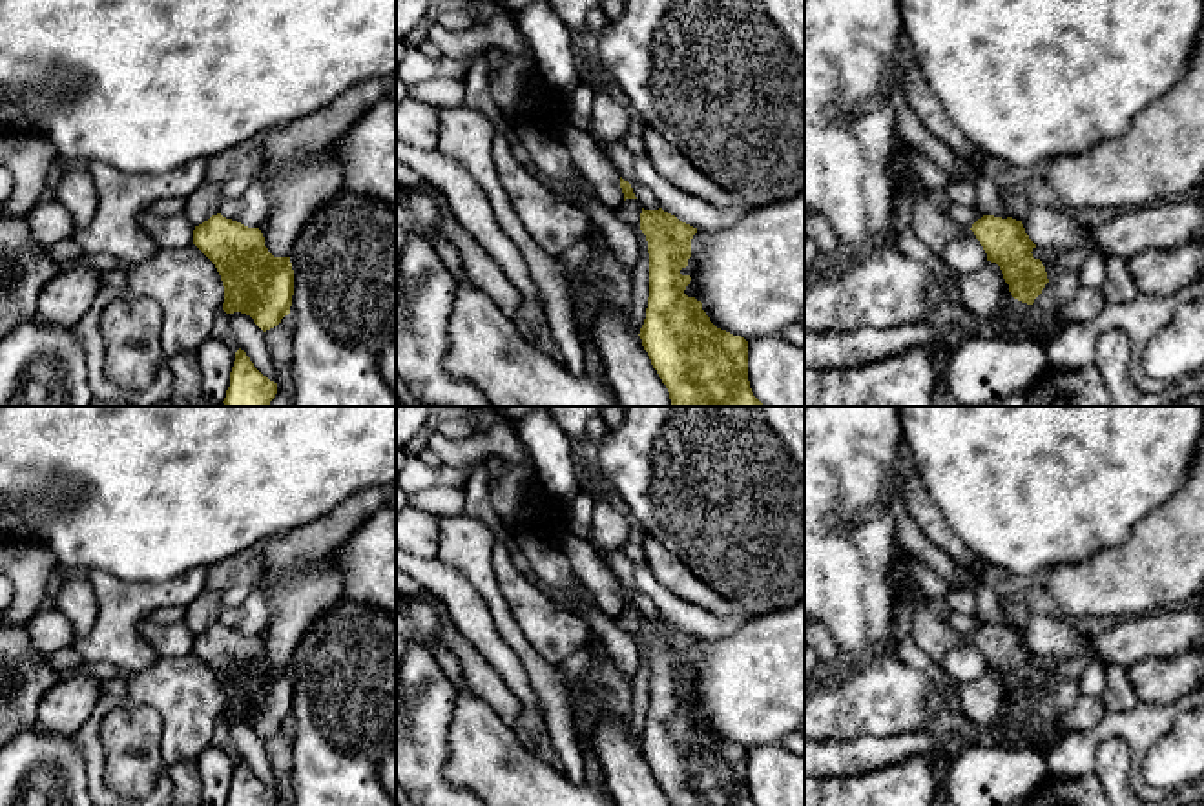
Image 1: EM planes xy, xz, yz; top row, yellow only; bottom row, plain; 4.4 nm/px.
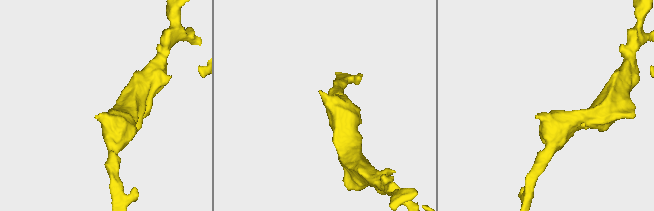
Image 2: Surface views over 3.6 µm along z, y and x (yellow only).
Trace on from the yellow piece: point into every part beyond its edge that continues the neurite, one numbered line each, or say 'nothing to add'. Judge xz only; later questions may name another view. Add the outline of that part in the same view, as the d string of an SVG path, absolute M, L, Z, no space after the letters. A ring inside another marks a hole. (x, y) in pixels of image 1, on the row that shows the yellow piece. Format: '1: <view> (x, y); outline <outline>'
nothing to add

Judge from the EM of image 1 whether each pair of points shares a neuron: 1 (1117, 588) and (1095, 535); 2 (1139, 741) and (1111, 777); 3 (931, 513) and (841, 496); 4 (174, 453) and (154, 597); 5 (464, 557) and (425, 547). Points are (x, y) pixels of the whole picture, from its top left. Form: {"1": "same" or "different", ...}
{"1": "different", "2": "different", "3": "different", "4": "different", "5": "different"}

